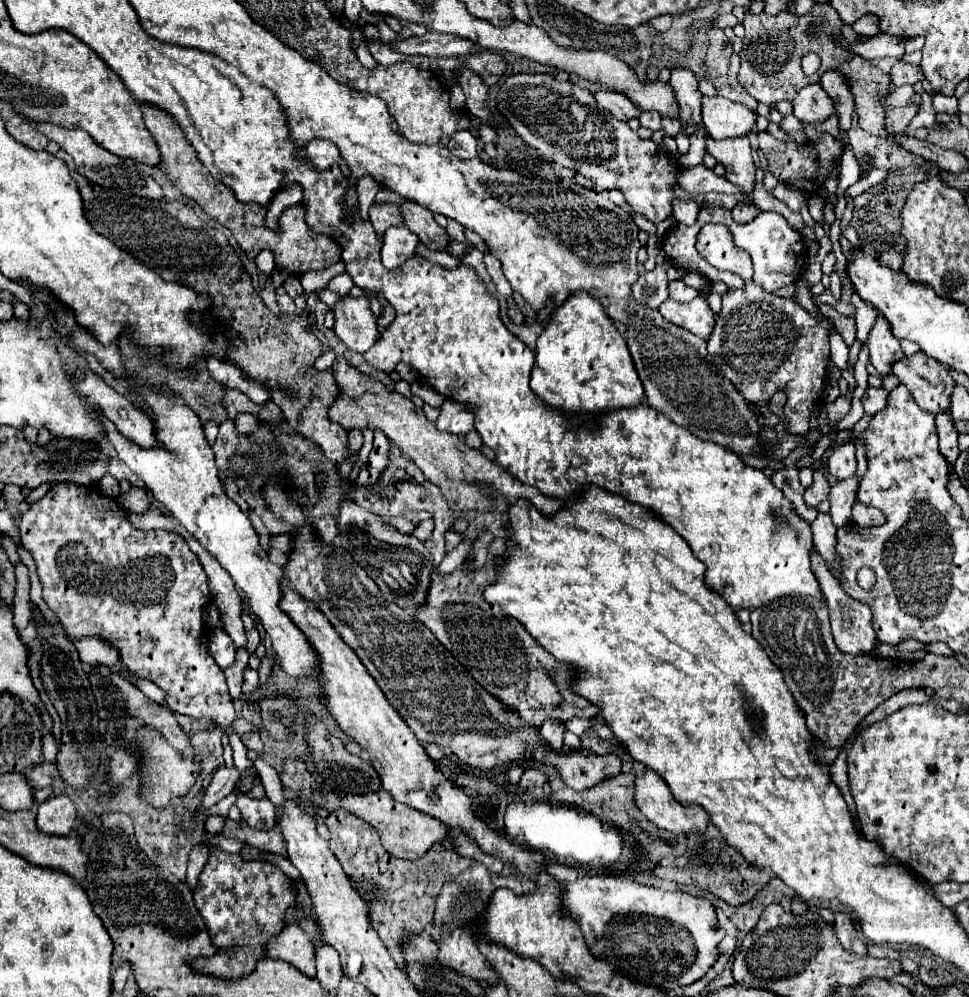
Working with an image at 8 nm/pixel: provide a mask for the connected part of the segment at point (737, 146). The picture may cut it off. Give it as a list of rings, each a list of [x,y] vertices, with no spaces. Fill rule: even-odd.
[[[706,134],[706,150],[712,154],[720,164],[724,164],[726,174],[724,178],[730,180],[732,184],[744,188],[746,192],[752,190],[754,186],[754,176],[756,176],[756,166],[750,154],[750,142],[748,138],[730,138],[730,140],[712,140]]]

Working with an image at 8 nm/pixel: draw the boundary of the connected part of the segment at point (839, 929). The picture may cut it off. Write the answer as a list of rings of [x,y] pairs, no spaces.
[[[838,912],[838,914],[836,914],[834,928],[836,928],[836,934],[838,934],[842,946],[844,946],[846,950],[852,950],[852,940],[854,940],[854,936],[856,936],[852,918],[850,918],[846,912]]]

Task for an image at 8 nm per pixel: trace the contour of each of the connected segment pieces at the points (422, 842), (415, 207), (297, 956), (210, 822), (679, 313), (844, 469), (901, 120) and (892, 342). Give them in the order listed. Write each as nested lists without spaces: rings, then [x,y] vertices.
[[[380,790],[380,792],[376,792],[376,794],[354,794],[354,796],[350,794],[350,796],[346,796],[344,800],[340,800],[334,792],[330,792],[328,796],[320,796],[320,794],[316,792],[314,798],[312,798],[312,802],[314,802],[314,808],[304,806],[304,810],[310,812],[312,816],[318,814],[318,808],[328,808],[328,810],[340,810],[340,808],[342,808],[342,810],[352,812],[352,814],[356,814],[358,818],[370,822],[370,824],[378,830],[384,848],[386,848],[390,854],[400,856],[400,858],[418,858],[418,856],[424,856],[426,850],[428,850],[430,846],[434,846],[436,842],[444,844],[446,826],[444,826],[440,820],[436,820],[436,818],[432,818],[432,816],[426,816],[426,814],[422,814],[422,812],[418,812],[418,810],[406,806],[406,804],[396,802],[396,800],[394,800],[388,792],[384,792],[384,790]]]
[[[382,188],[376,196],[376,202],[390,202],[400,208],[404,216],[404,224],[420,238],[420,242],[428,250],[444,250],[450,236],[444,228],[440,228],[432,216],[430,210],[422,208],[422,204],[414,204],[414,200],[402,200],[396,192],[390,192],[388,188]]]
[[[290,924],[274,940],[266,944],[266,958],[282,958],[296,966],[304,976],[316,978],[314,968],[314,950],[312,942],[304,936],[304,930]]]
[[[210,816],[210,818],[206,818],[206,832],[208,834],[220,834],[222,828],[224,828],[224,822],[226,822],[224,816]]]
[[[702,296],[694,298],[688,304],[666,300],[658,310],[662,312],[662,316],[668,322],[690,330],[692,334],[696,334],[696,336],[700,336],[704,340],[710,338],[714,322],[716,322],[716,314],[712,312],[712,308],[708,306],[708,302]]]
[[[844,442],[828,460],[828,472],[838,480],[846,480],[856,472],[856,442]]]
[[[909,104],[904,107],[896,107],[892,111],[888,111],[886,118],[886,128],[892,133],[902,133],[911,120],[920,110],[920,104]]]
[[[878,316],[874,328],[870,330],[868,348],[870,348],[870,362],[880,374],[888,374],[890,364],[894,364],[904,356],[900,342],[890,332],[890,324],[886,324],[884,316]]]

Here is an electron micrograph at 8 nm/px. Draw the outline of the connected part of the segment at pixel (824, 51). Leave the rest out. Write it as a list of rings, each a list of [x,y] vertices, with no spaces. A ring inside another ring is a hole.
[[[816,4],[812,12],[804,16],[796,16],[788,10],[782,10],[776,16],[768,16],[766,12],[752,14],[750,10],[746,10],[742,24],[746,28],[746,34],[744,34],[744,50],[740,54],[742,68],[738,72],[738,80],[752,98],[768,106],[780,100],[792,102],[800,88],[818,82],[818,76],[822,76],[824,72],[836,70],[838,64],[846,60],[846,56],[854,56],[854,52],[836,42],[836,38],[840,38],[842,20],[838,18],[838,14],[830,4]],[[816,22],[822,22],[818,36],[808,36],[806,28]],[[822,30],[828,30],[828,34],[826,32],[822,34]],[[808,52],[816,52],[822,60],[822,66],[814,76],[806,76],[800,66],[802,56],[806,56]]]

